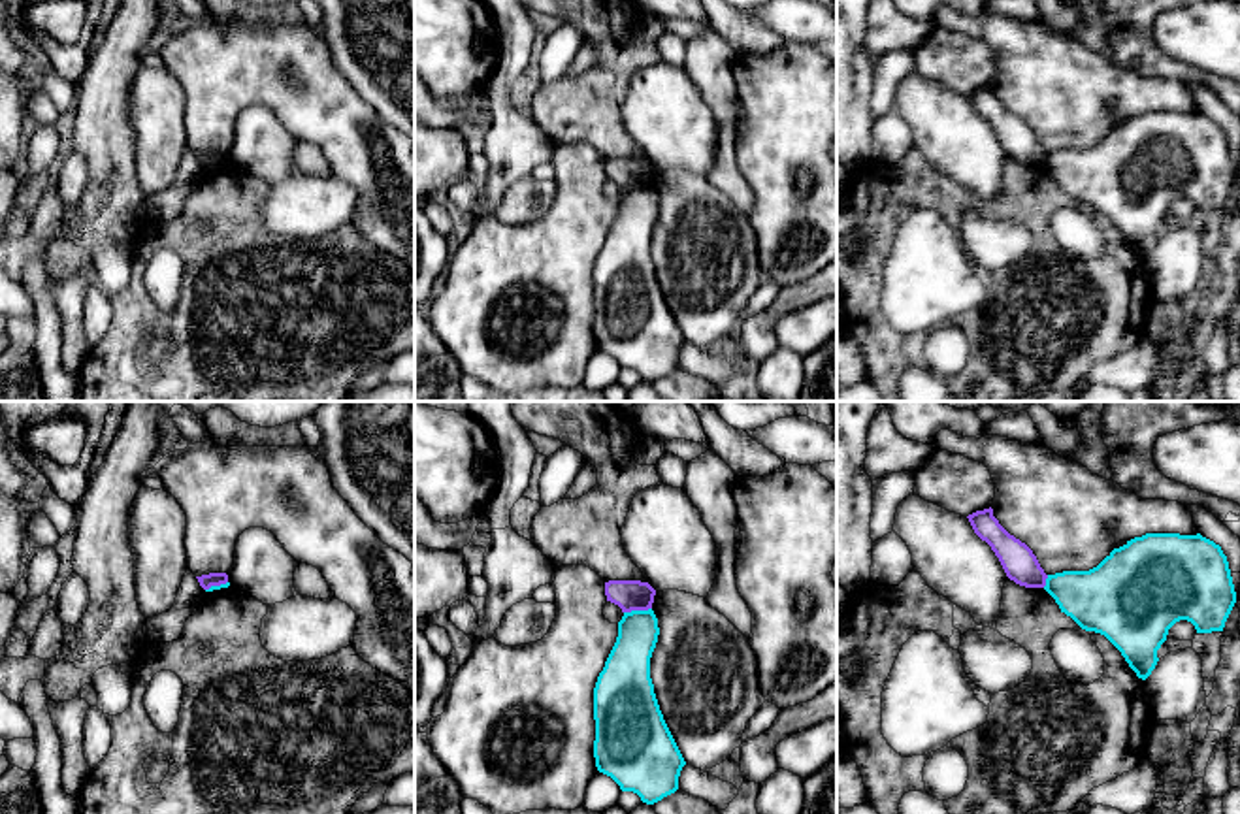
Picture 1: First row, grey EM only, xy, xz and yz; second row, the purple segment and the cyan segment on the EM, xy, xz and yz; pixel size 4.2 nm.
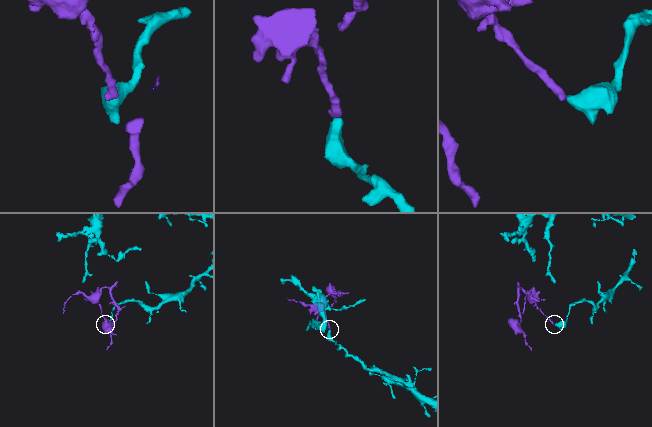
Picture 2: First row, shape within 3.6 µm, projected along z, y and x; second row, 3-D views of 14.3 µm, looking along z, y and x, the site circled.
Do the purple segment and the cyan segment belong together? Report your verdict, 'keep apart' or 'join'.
keep apart

